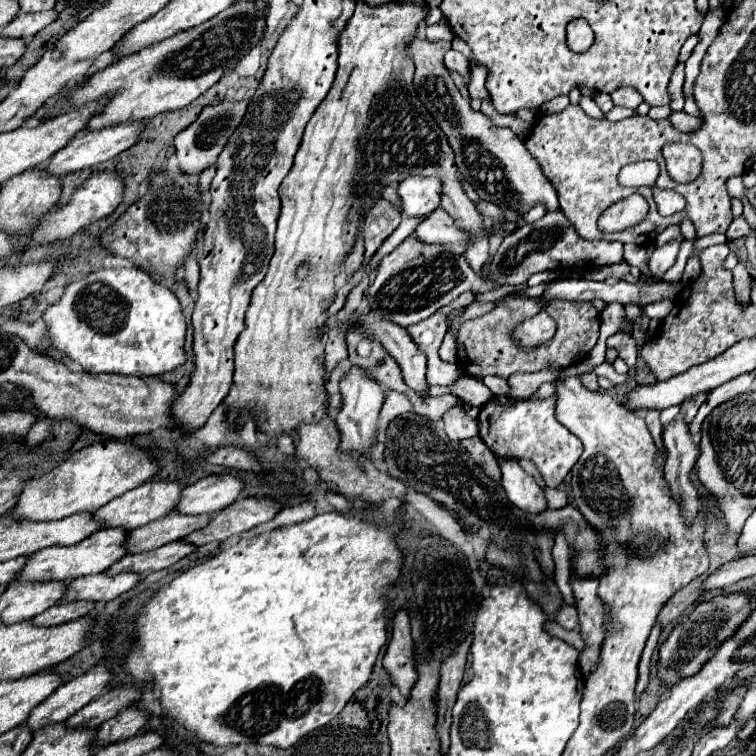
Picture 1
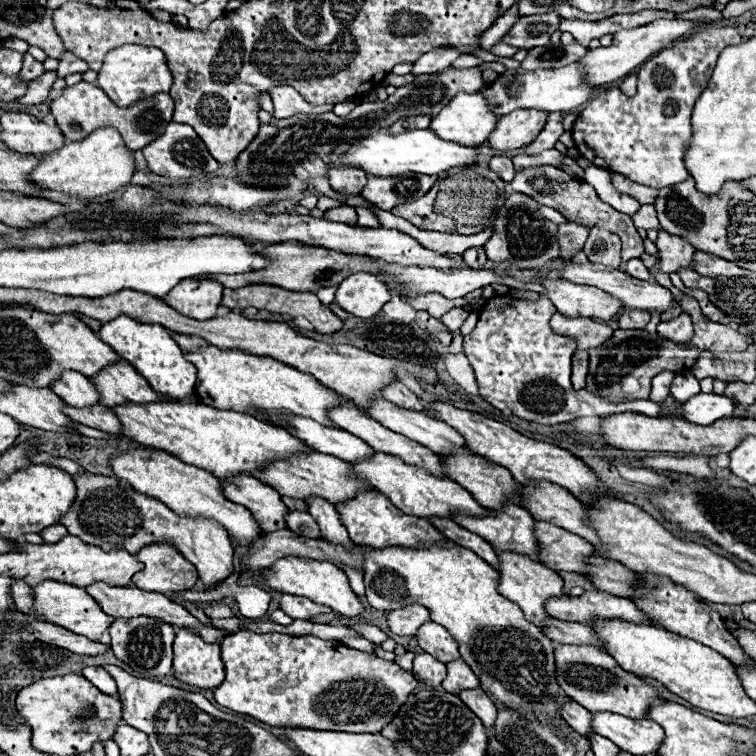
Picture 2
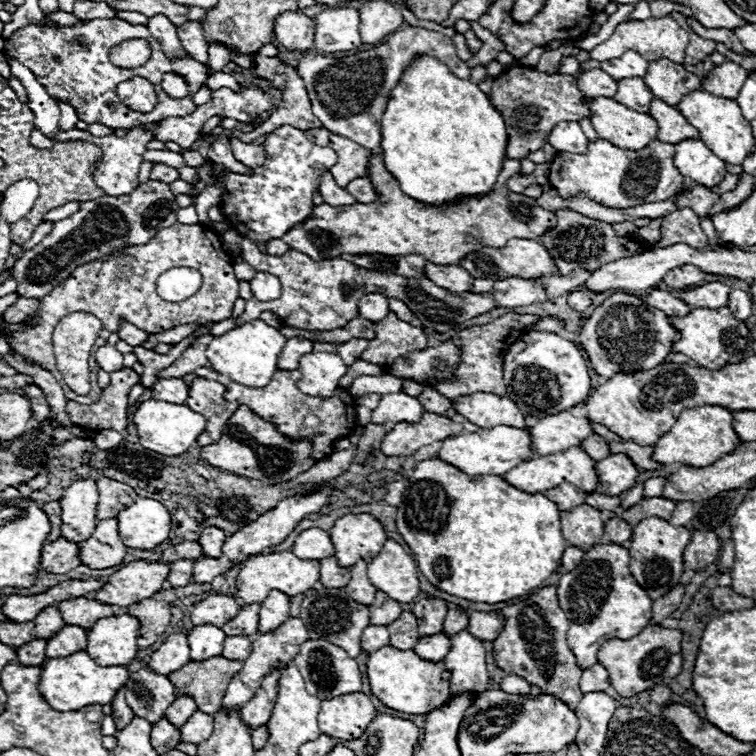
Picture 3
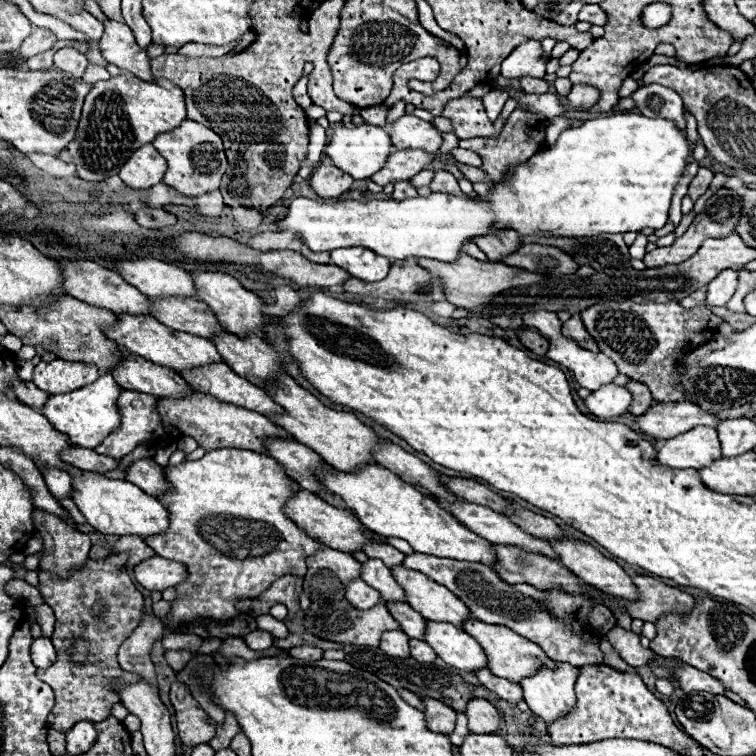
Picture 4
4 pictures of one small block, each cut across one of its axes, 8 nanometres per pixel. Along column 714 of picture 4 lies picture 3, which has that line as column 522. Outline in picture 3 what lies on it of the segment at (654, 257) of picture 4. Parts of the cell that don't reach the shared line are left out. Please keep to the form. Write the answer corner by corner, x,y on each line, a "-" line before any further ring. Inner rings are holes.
374,154
368,170
372,184
378,186
380,198
370,204
358,202
352,206
314,206
310,218
300,222
300,226
292,226
292,230
288,230
282,240
316,260
332,260
346,254
420,254
432,264
450,266
460,264
468,252
480,250
484,246
502,248
512,238
536,240
556,224
556,216
538,206
534,198
516,194
506,188
506,180
520,172
518,160
504,162
504,170
500,170
500,182
496,182
496,190
492,190
492,194
464,196
460,202
448,206
424,204
404,194
398,180
386,170
382,154

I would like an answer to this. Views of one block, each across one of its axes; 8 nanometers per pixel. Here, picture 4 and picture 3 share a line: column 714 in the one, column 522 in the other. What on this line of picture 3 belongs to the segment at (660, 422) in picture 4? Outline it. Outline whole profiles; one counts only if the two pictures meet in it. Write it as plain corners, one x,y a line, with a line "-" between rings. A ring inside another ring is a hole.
474,392
468,396
460,396
458,400
452,400
452,406
460,416
480,428
494,428
500,424
524,428
526,424
520,408
512,400
490,392

